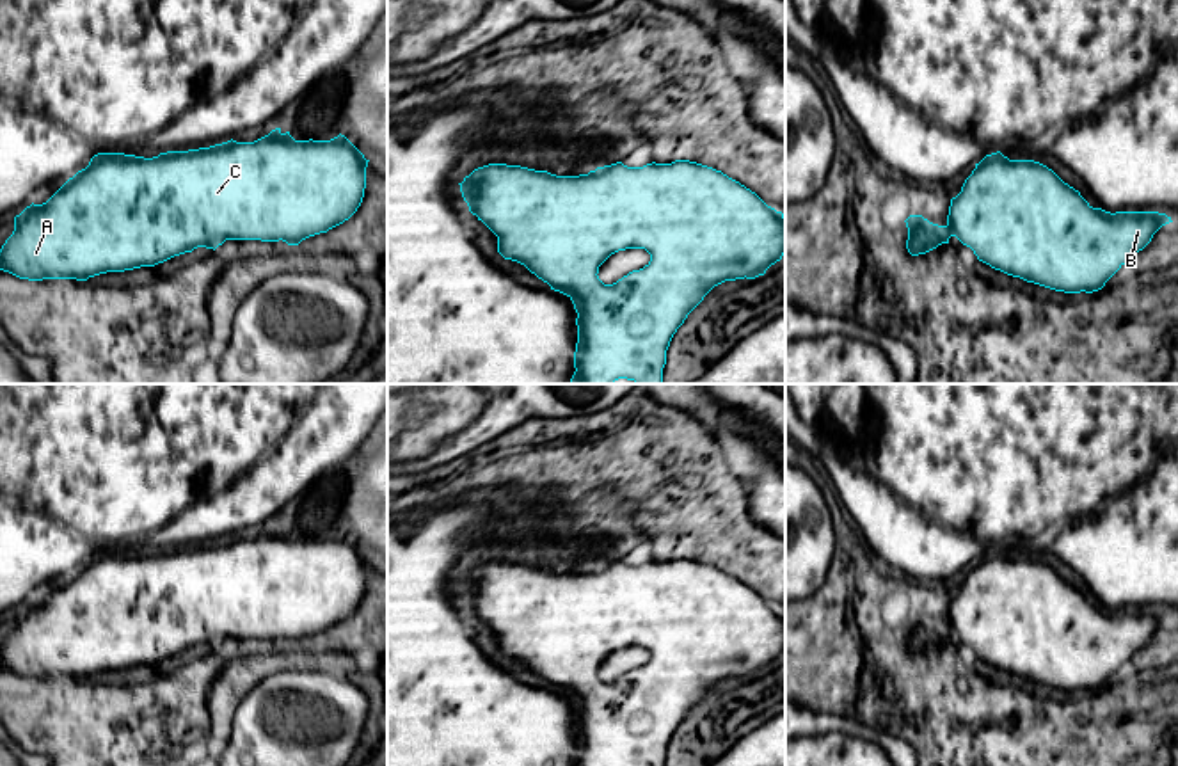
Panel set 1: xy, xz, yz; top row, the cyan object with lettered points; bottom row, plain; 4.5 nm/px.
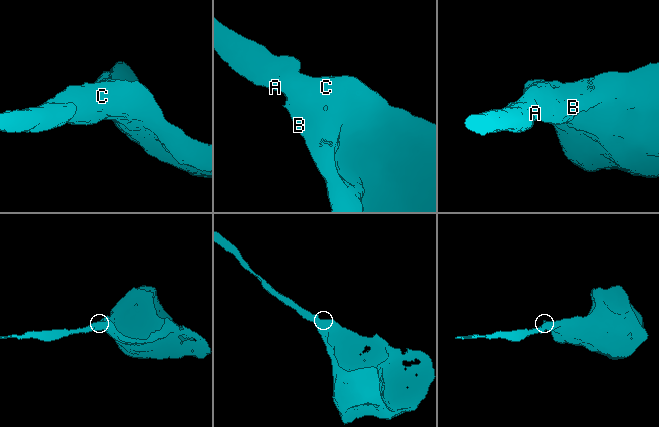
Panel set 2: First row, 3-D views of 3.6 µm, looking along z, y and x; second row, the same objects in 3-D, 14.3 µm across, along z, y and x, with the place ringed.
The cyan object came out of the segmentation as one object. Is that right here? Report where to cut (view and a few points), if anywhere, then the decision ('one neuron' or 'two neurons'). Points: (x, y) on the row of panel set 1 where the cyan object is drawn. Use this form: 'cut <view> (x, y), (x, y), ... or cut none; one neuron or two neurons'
cut none; one neuron

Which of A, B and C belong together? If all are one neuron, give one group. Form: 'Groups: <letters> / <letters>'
Groups: A B C

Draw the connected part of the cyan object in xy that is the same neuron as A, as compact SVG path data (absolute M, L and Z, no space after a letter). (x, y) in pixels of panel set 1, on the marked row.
M281 128L254 142L227 140L210 148L167 151L153 158L98 153L46 203L30 204L14 217L14 231L0 249L0 270L20 279L76 279L107 272L155 267L197 247L217 249L226 240L286 242L327 233L348 220L362 203L366 188L364 155L345 137L295 140Z

